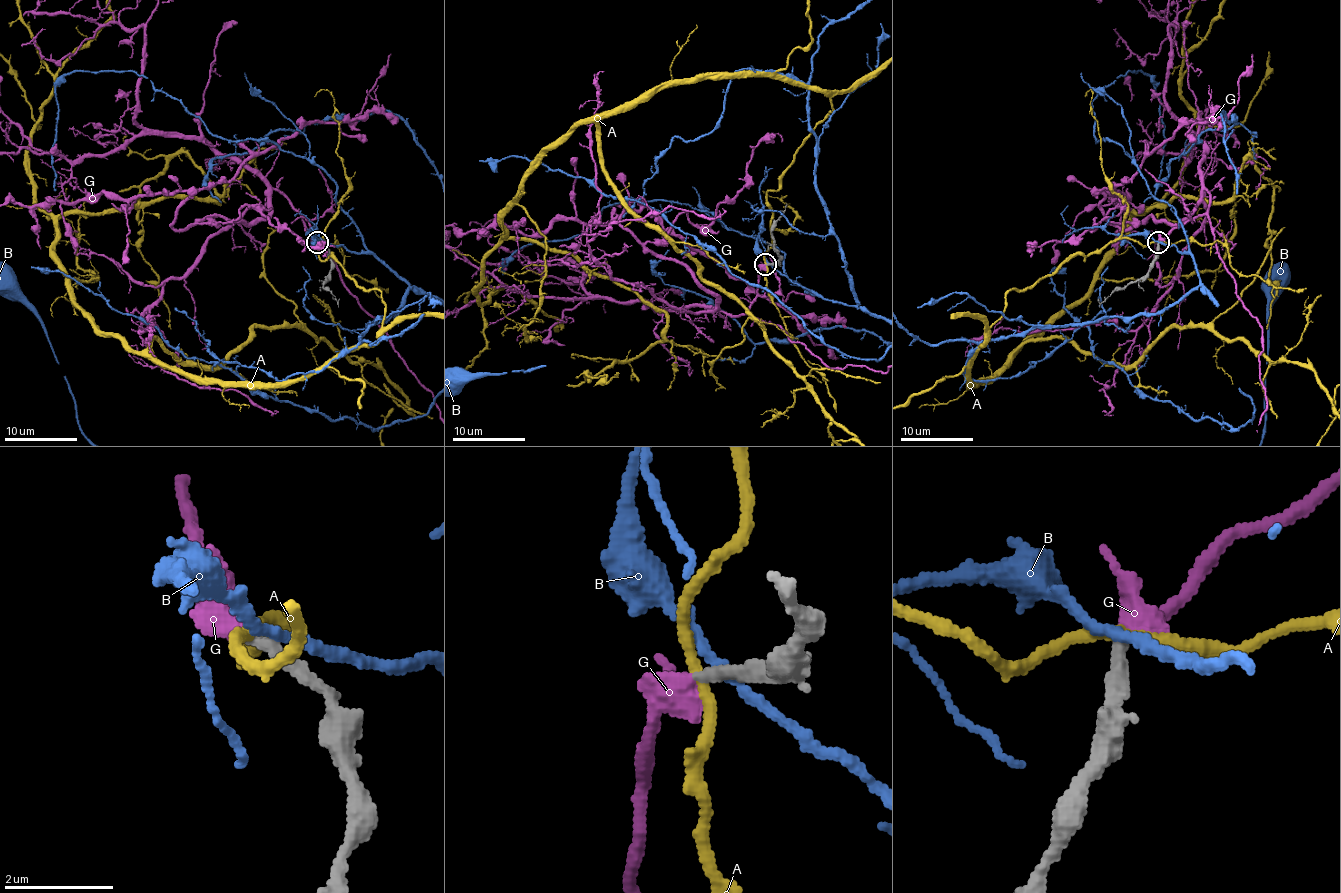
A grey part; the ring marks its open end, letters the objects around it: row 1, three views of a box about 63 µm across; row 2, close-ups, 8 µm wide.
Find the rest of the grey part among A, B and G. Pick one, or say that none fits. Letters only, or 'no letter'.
G

